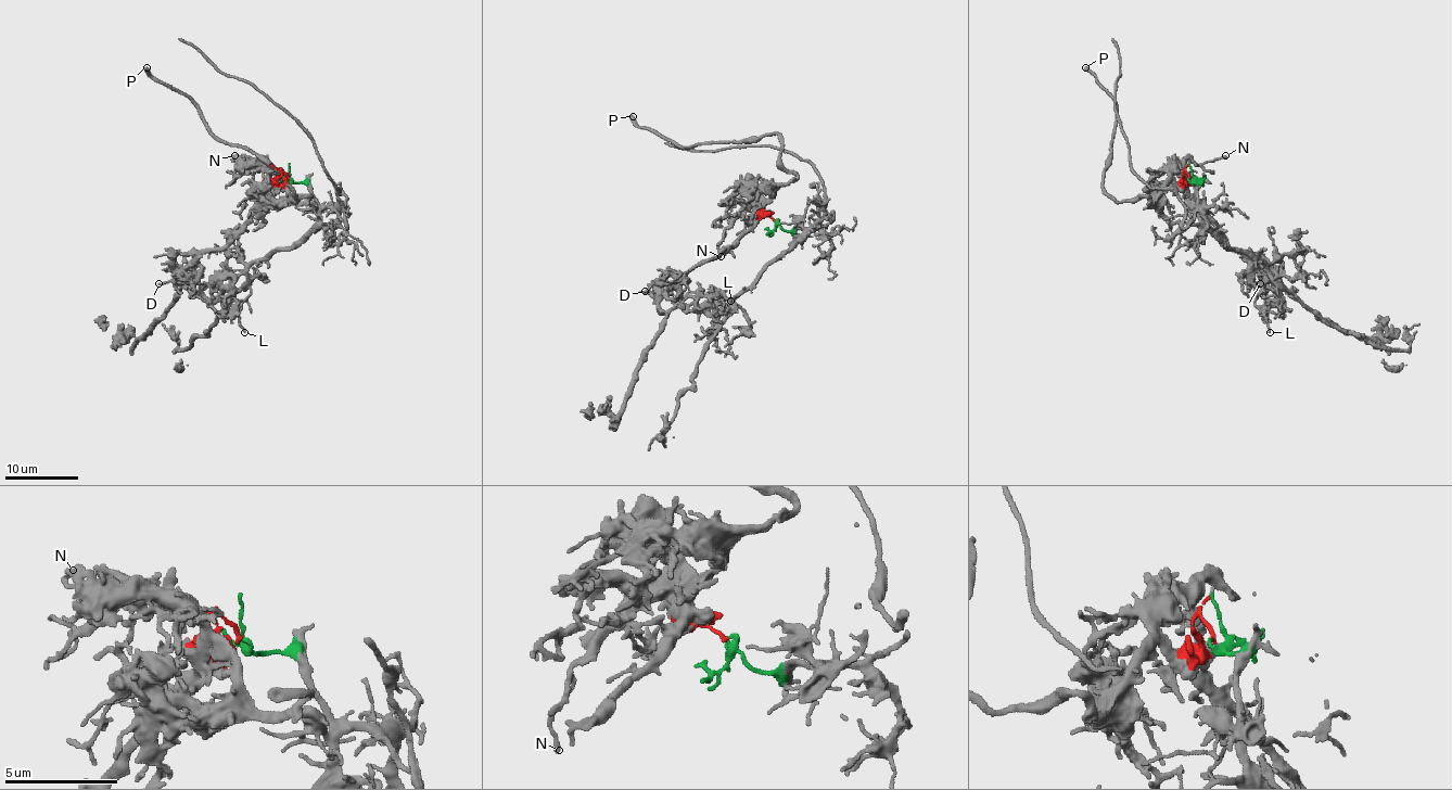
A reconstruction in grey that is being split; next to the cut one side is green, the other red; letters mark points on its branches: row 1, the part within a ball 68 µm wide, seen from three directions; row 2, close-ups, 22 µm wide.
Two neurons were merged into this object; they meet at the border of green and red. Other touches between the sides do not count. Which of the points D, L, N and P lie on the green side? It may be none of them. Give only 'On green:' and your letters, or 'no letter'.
On green: L

